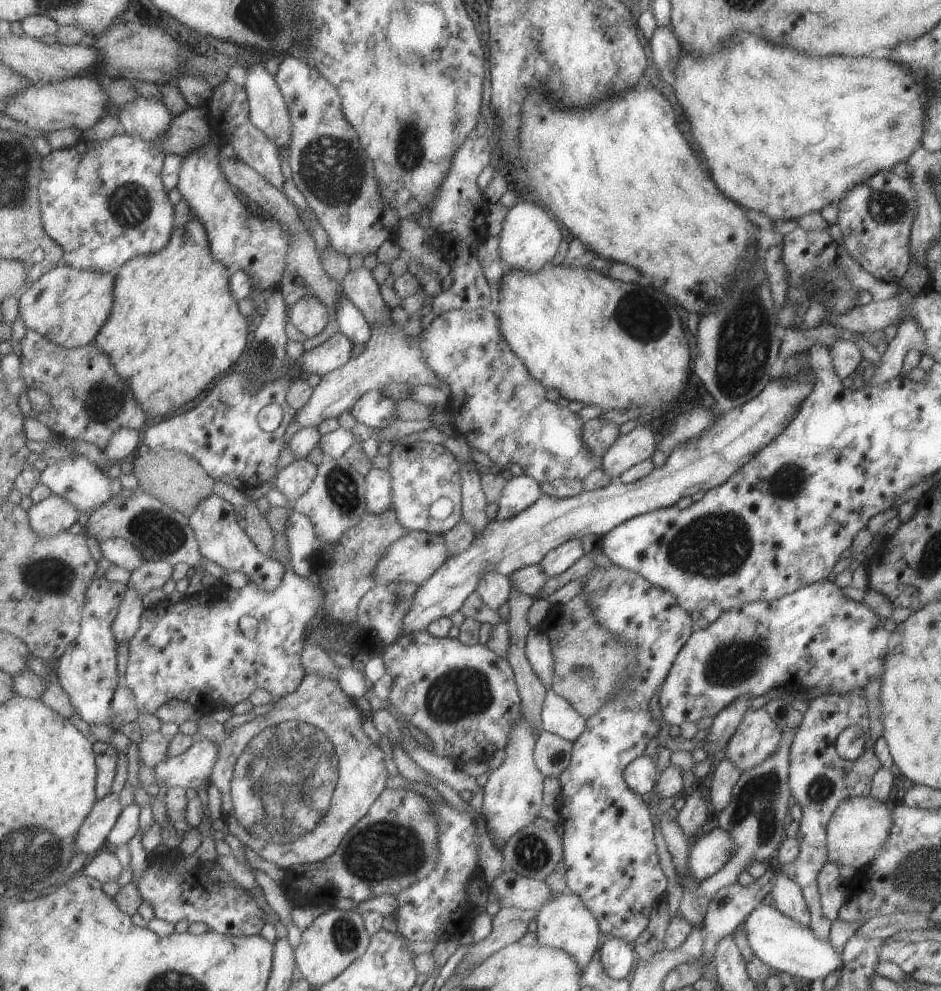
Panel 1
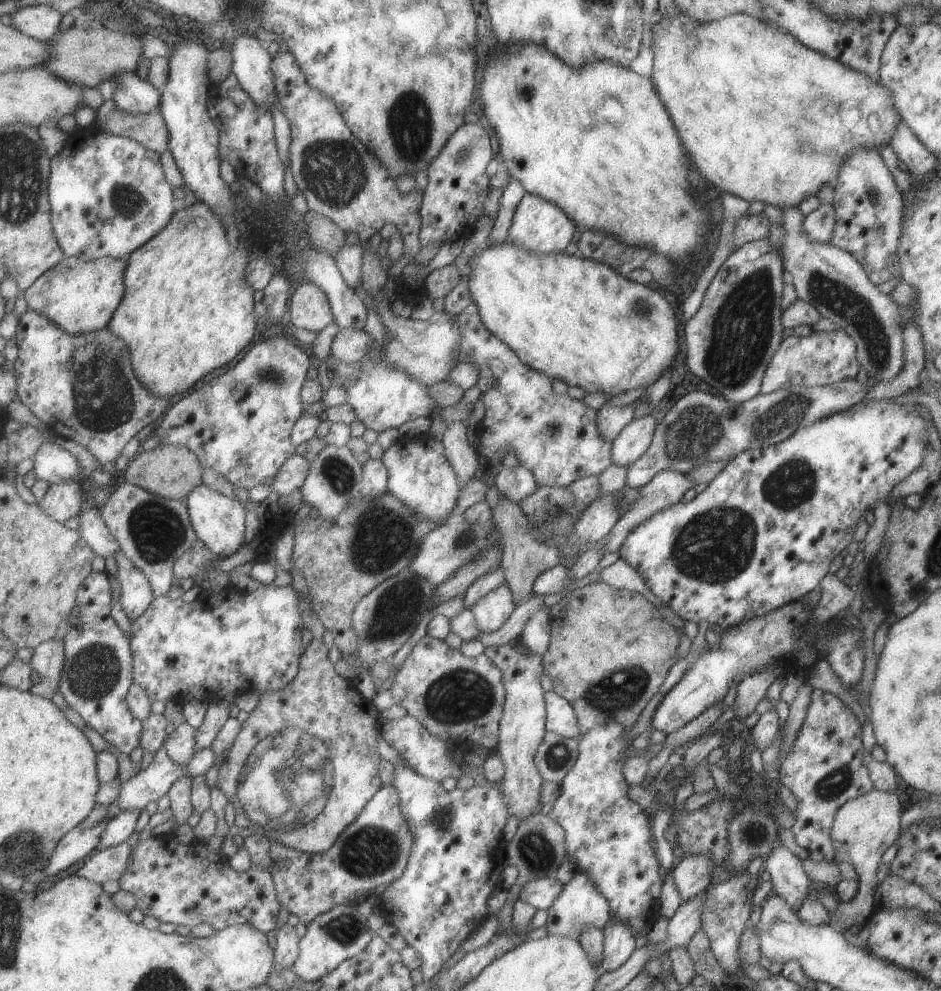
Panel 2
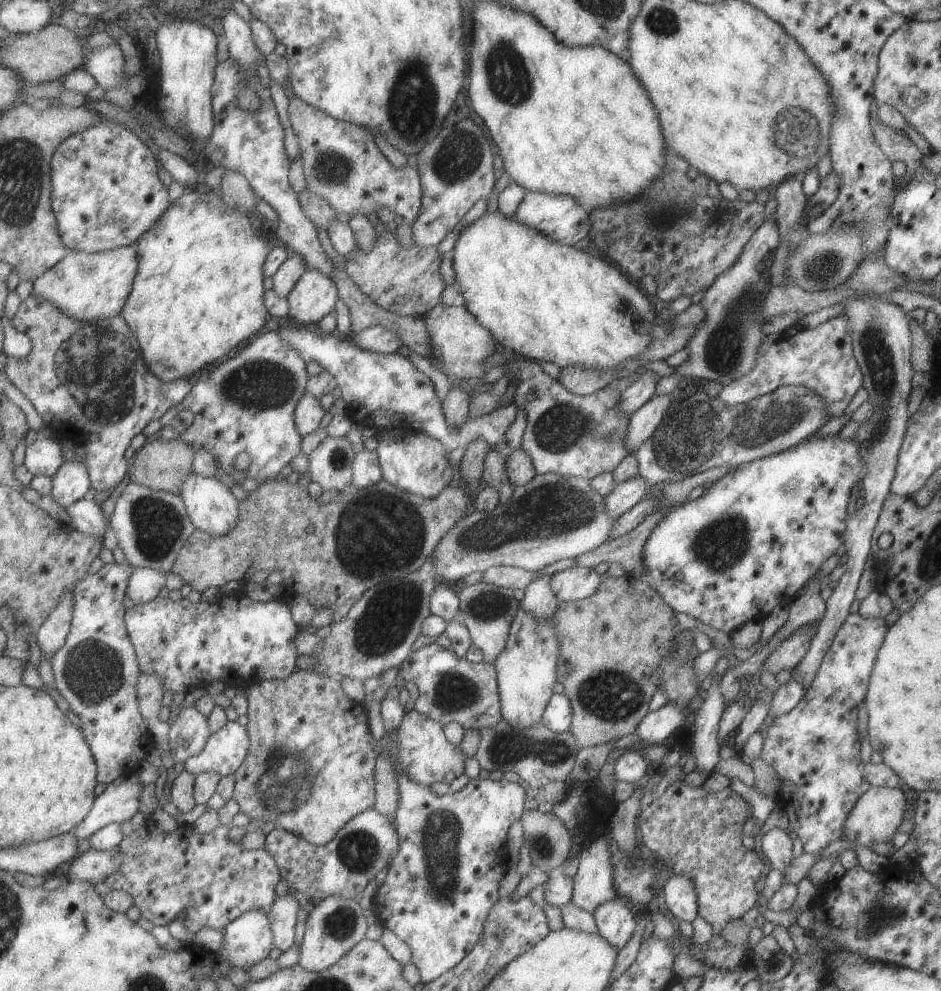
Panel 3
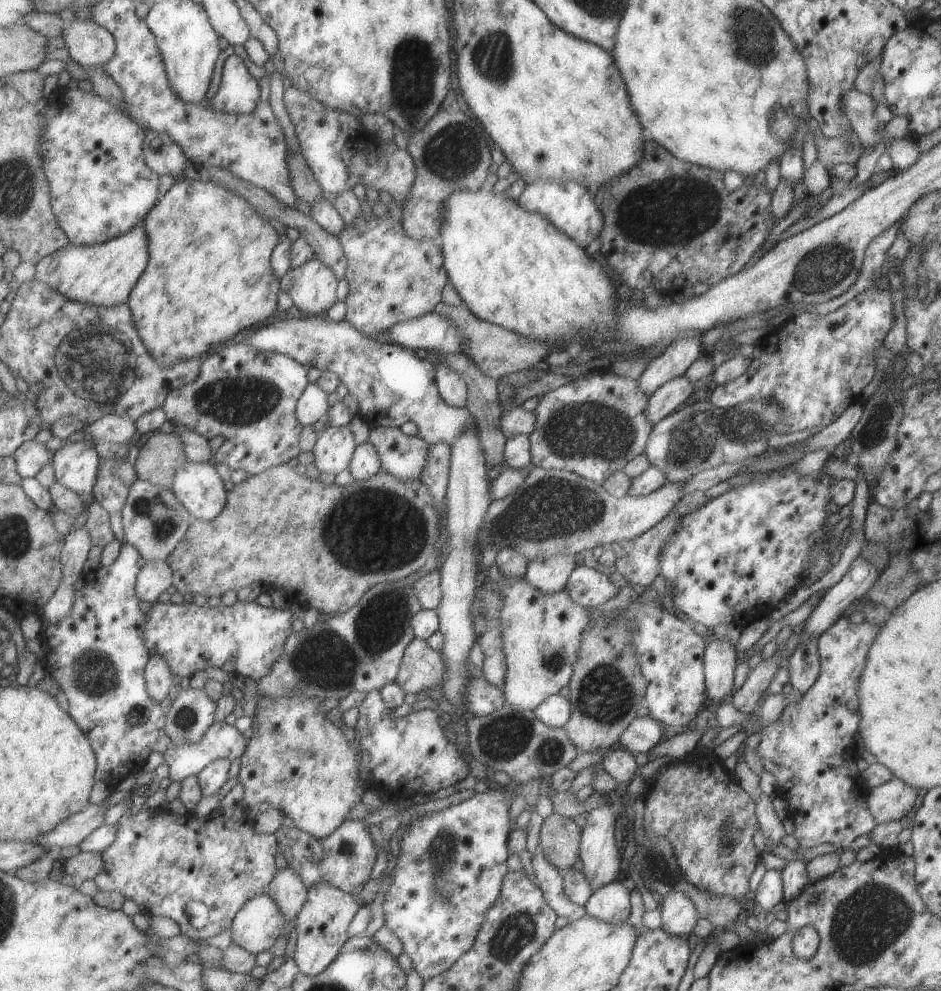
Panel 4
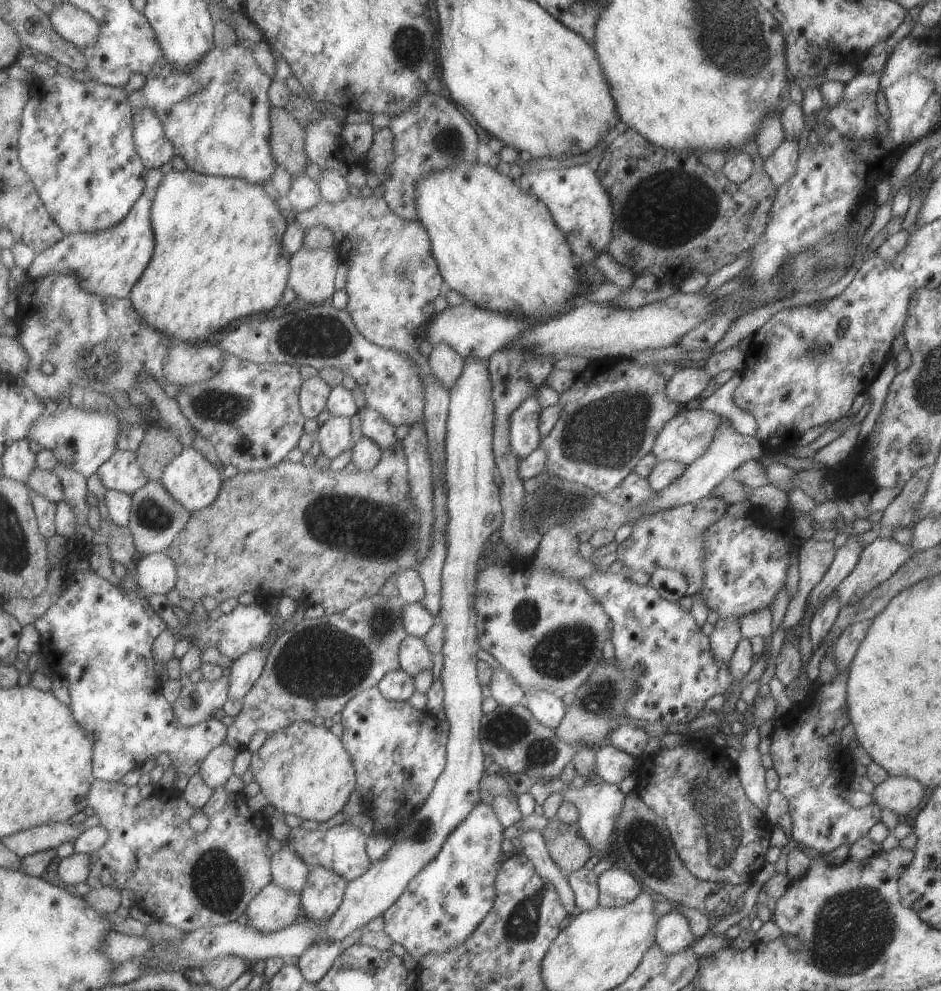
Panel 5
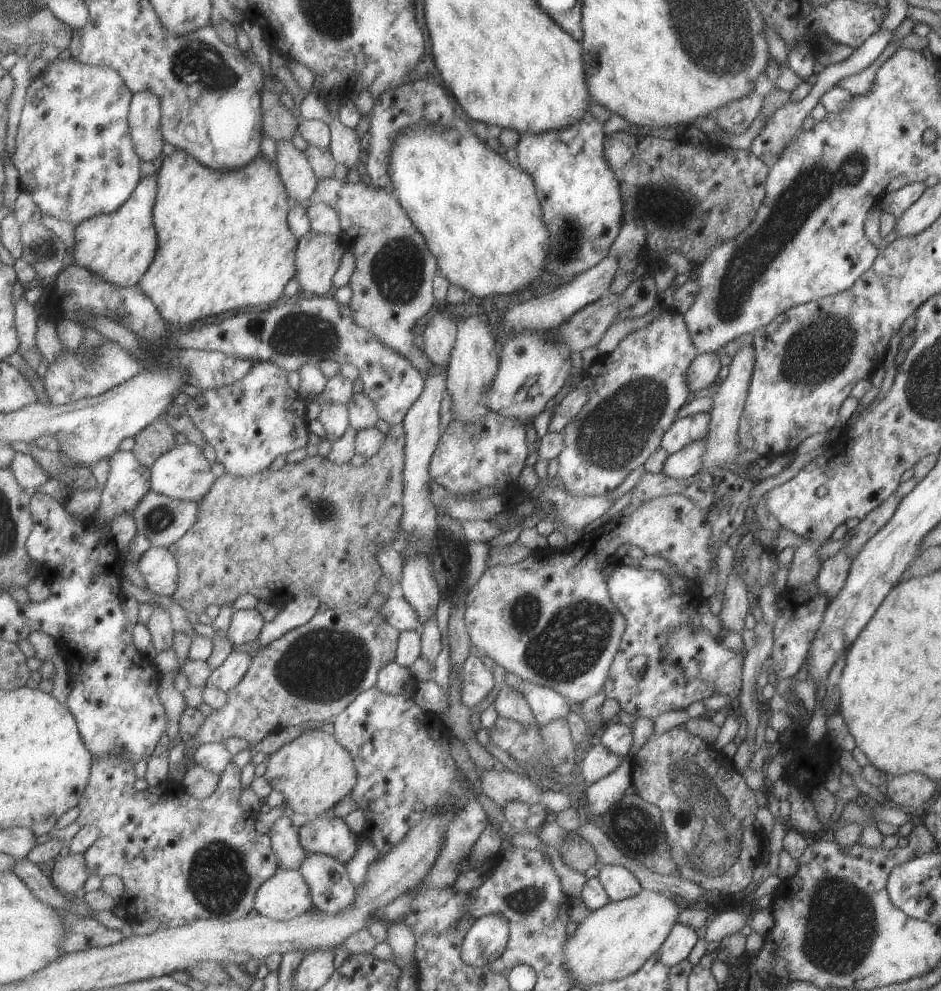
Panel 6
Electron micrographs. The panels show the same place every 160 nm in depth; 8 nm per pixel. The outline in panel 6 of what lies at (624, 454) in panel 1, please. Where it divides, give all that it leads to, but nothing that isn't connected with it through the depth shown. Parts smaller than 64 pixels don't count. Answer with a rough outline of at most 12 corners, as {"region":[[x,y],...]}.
{"region":[[698,353],[685,370],[684,383],[695,391],[718,376],[720,358]]}

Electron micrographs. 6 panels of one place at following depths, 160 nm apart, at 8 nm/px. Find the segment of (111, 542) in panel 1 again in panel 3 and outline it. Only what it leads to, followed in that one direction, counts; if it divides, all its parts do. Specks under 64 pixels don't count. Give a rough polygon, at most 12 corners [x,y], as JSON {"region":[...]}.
{"region":[[89,495],[67,508],[73,528],[103,539],[110,520]]}

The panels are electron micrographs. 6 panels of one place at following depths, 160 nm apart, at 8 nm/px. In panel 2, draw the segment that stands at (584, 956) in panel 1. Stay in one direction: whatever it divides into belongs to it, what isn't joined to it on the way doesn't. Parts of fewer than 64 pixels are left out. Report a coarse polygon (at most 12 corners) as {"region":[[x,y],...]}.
{"region":[[579,872],[549,908],[547,935],[602,930],[607,901]]}

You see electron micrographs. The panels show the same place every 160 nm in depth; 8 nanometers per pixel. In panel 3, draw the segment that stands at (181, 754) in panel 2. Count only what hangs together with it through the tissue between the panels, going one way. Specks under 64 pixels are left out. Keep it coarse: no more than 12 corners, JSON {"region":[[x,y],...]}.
{"region":[[196,704],[181,708],[170,728],[175,762],[200,755],[212,735]]}

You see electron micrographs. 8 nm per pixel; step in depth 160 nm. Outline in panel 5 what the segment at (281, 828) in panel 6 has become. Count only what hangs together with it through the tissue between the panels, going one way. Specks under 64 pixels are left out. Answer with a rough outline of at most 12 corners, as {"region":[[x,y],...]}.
{"region":[[282,844],[272,857],[273,881],[303,893],[310,867]]}

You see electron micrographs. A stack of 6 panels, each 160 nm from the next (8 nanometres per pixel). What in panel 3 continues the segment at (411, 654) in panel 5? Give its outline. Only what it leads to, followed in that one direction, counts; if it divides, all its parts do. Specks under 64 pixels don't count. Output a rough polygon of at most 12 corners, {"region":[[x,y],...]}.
{"region":[[430,643],[398,669],[413,708],[481,732],[503,720],[500,676]]}

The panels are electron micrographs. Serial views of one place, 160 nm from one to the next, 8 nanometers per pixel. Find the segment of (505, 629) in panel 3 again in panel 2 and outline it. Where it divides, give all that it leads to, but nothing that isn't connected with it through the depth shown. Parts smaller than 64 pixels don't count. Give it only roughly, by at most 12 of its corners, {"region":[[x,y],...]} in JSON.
{"region":[[505,583],[471,610],[482,632],[509,620],[517,605]]}

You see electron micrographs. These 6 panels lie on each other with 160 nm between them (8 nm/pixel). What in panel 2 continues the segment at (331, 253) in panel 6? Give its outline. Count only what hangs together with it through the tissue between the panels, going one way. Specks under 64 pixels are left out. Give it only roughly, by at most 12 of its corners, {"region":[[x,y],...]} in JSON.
{"region":[[320,285],[292,294],[288,322],[321,332],[335,321]]}

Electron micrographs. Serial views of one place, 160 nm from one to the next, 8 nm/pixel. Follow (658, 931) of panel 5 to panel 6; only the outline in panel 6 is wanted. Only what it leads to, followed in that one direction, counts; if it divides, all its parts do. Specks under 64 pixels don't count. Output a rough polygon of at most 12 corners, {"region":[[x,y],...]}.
{"region":[[673,923],[657,950],[667,966],[685,960],[697,939]]}

